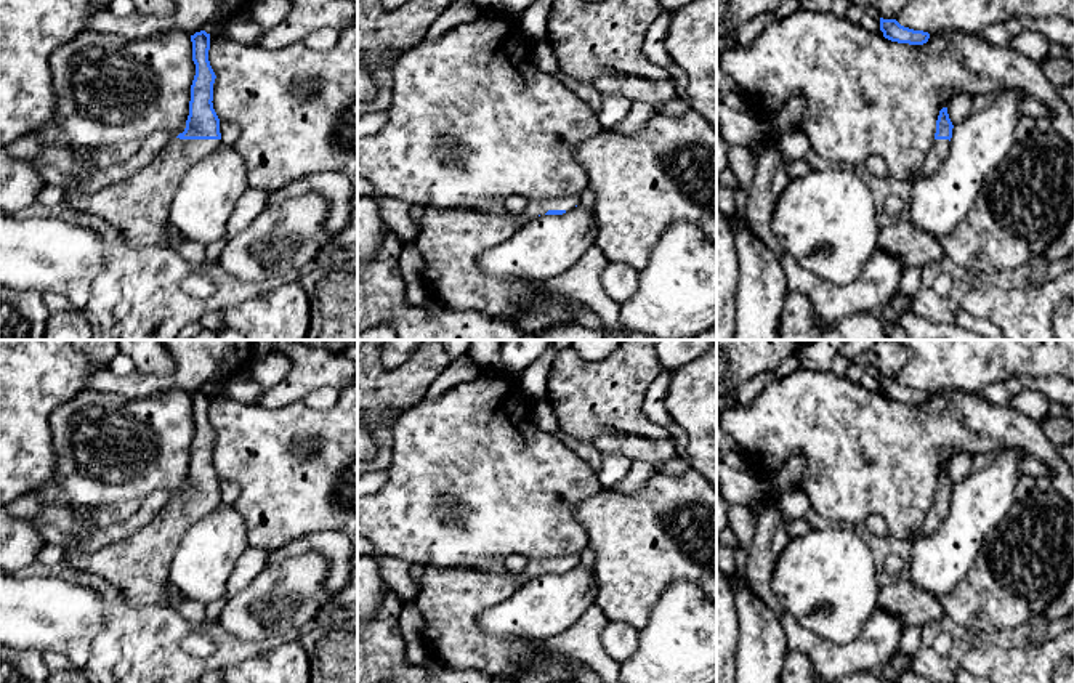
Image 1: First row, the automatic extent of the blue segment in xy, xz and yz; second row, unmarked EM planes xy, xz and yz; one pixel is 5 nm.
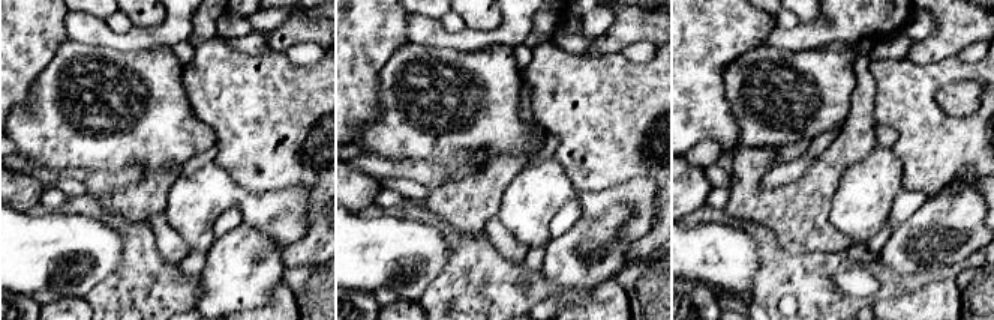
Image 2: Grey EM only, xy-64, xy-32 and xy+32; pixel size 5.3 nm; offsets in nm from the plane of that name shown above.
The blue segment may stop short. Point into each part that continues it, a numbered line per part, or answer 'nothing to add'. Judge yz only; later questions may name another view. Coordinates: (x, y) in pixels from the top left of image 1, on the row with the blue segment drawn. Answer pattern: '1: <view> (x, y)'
1: yz (938, 153)

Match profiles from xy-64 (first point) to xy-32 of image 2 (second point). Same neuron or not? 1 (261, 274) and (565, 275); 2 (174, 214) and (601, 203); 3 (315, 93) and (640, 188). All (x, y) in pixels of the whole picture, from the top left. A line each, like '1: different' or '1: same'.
1: same
2: same
3: different

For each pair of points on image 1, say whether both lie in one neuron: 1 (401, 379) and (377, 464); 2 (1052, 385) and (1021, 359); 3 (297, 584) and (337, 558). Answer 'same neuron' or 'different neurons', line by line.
1: same neuron
2: different neurons
3: different neurons

